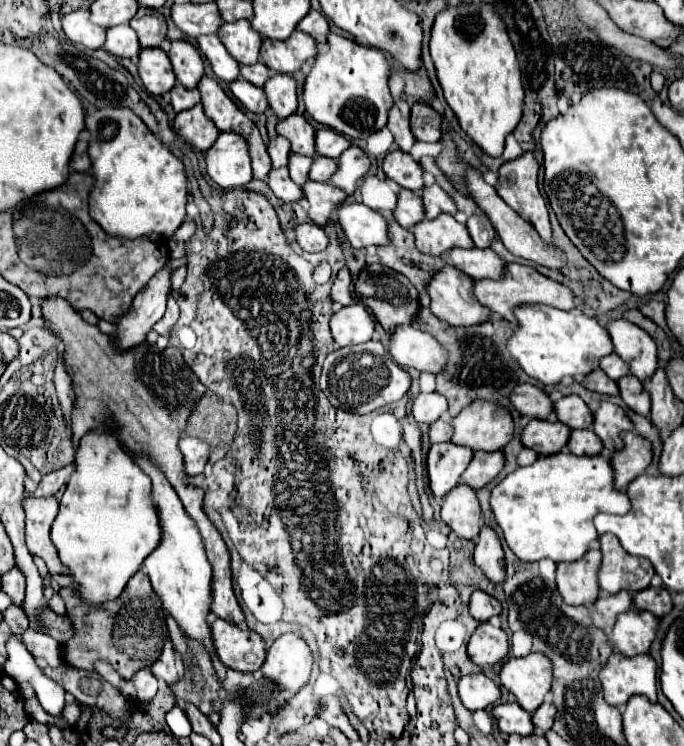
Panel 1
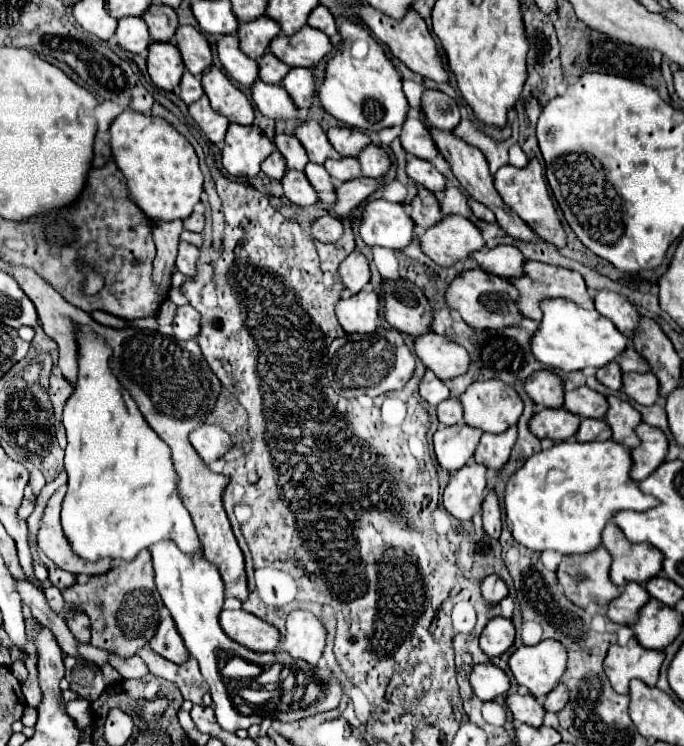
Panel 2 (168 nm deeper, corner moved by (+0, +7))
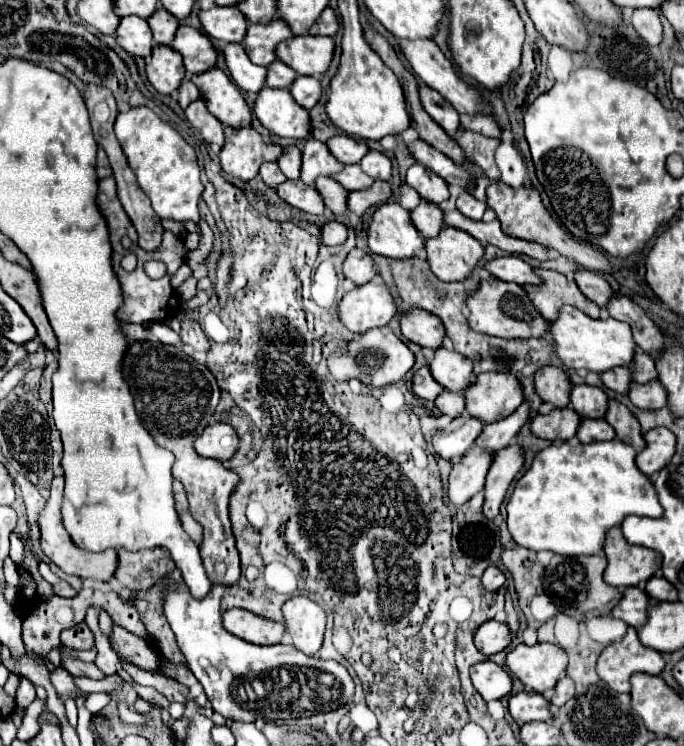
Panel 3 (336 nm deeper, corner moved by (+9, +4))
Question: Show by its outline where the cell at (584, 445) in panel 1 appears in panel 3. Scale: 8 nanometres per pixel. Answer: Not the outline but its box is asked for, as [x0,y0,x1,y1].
[576,419,614,443]

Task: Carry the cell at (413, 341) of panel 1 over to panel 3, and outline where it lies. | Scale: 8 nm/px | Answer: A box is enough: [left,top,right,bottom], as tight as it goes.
[428,347,472,391]

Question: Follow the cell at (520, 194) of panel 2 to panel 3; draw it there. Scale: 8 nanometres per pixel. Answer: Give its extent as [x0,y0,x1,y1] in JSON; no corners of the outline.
[486,181,612,273]

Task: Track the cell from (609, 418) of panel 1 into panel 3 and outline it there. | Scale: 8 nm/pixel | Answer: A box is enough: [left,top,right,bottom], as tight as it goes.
[604,399,646,451]

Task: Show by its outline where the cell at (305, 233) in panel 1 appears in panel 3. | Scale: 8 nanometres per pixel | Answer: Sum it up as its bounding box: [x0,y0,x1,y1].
[322,221,346,245]

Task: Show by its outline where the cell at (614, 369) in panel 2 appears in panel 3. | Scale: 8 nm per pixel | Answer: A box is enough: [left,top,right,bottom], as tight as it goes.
[600,367,632,393]

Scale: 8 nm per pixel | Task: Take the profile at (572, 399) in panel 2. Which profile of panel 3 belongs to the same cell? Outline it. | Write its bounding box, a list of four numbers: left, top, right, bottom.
[570,385,608,419]

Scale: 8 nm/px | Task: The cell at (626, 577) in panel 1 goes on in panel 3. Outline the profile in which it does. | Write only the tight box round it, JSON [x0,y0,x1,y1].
[604,527,660,589]

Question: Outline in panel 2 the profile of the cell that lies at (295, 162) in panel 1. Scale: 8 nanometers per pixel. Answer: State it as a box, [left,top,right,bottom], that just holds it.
[305,162,335,192]

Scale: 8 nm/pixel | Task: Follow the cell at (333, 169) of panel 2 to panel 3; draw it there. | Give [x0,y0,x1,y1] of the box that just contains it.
[332,165,374,191]

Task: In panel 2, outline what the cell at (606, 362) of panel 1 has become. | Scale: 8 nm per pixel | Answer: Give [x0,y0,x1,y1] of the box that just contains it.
[617,346,651,374]

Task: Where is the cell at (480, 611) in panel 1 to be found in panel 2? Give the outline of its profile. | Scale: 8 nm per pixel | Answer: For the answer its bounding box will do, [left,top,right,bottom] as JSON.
[481,574,507,604]

